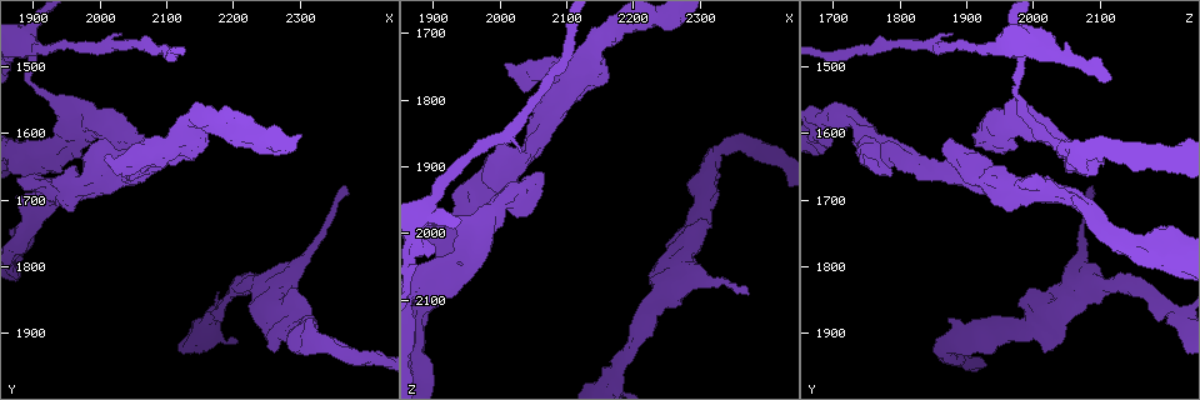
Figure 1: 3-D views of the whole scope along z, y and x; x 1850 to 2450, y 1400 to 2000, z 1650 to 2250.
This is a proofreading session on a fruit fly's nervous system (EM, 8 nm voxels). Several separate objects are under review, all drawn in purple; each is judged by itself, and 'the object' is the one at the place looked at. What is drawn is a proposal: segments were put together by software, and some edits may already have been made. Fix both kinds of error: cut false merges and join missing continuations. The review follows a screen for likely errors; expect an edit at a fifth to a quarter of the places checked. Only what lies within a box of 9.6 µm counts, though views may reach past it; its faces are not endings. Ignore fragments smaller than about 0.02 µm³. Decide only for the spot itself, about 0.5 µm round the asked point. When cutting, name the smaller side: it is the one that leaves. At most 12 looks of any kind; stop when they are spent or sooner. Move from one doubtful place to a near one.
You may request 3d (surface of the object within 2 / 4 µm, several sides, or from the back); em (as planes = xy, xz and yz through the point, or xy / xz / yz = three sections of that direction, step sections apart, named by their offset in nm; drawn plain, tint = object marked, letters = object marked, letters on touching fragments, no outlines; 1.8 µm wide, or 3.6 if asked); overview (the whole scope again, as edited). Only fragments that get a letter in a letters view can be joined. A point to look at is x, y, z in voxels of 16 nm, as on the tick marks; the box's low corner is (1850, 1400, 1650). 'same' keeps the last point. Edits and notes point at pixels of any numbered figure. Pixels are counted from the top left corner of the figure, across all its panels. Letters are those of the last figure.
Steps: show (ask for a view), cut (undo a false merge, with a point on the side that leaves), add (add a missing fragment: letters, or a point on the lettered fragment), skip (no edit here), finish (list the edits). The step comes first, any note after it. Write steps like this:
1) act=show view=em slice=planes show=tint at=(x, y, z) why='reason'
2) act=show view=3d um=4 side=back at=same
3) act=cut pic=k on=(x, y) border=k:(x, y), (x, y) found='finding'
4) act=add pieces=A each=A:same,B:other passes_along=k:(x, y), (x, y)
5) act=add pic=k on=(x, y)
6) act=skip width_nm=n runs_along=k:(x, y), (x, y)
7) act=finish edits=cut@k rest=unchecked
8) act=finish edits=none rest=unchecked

act=show view=3d um=4 at=(2285, 1835, 2005) why='an open end'

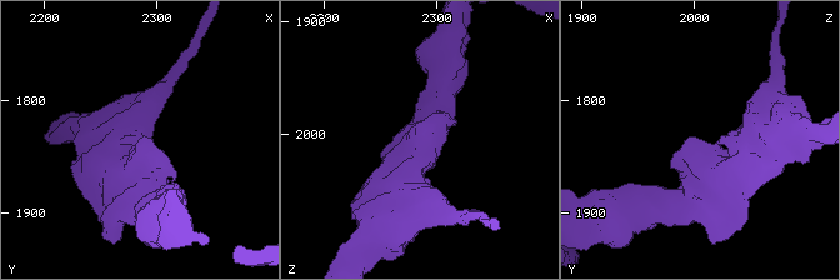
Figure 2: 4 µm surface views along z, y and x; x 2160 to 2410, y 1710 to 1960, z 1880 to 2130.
act=show view=em slice=yz step=8 show=tint at=(2286, 1836, 2004)

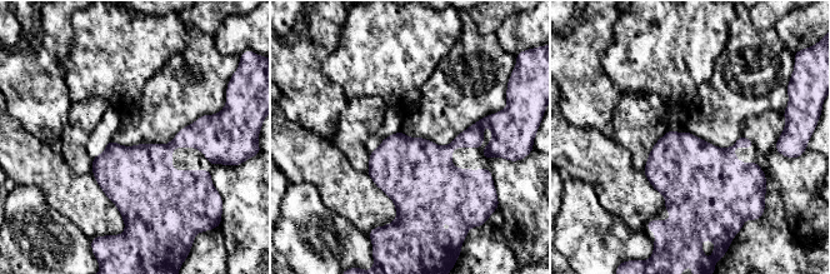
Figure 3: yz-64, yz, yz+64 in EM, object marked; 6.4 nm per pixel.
act=show view=em slice=planes show=letters at=same

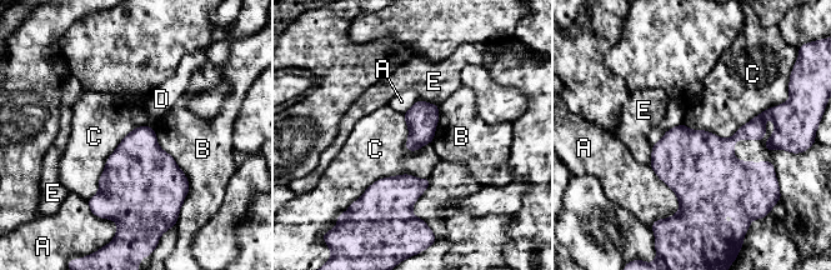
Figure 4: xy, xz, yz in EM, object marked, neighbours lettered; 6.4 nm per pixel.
act=skip each=A:other,B:other,C:other,D:other,E:other border=4:(775, 105), (729, 138), (684, 124) found='no lettered fragment goes on from it'

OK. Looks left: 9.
act=show view=em slice=planes show=letters at=(2365, 1680, 2090) why='long arm stops here'

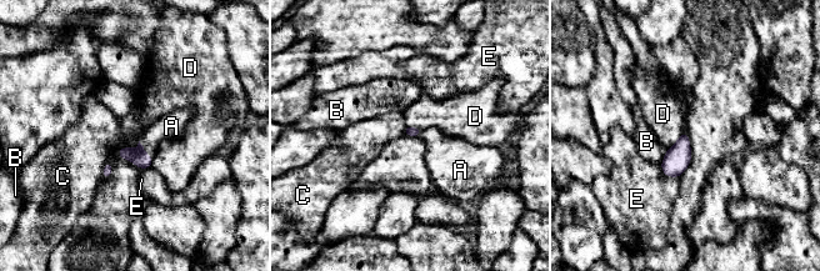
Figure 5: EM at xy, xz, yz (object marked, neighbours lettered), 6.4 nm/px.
act=add pieces=A each=A:same,B:other,C:other,D:other,E:other passes_along=5:(139, 157), (144, 150), (171, 126) found='the neuron continues'

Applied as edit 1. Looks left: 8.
act=show view=overview why='see it whole again'

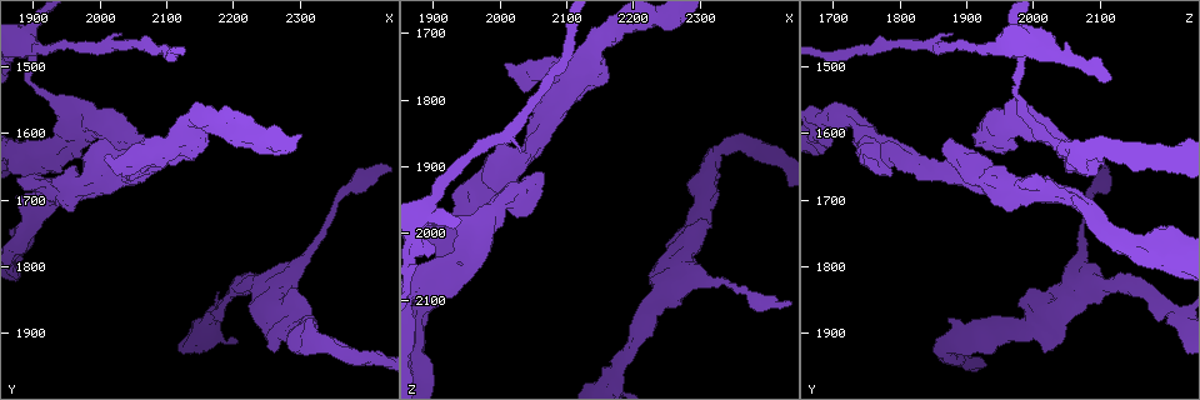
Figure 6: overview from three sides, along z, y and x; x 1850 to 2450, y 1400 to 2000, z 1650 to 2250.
act=show view=em slice=planes show=letters at=(2015, 1630, 1750) why='thick end'

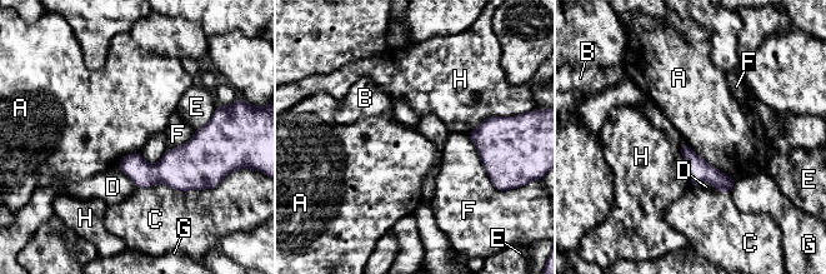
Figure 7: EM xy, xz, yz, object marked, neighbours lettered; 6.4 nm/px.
act=skip each=A:other,B:other,C:other,D:other,E:other,F:other,G:other,H:other border=7:(685, 142), (699, 155), (735, 180) found='no lettered fragment goes on from it'

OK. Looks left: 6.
act=show view=em slice=planes show=tint at=(2165, 1580, 1705) why='three arms meet'

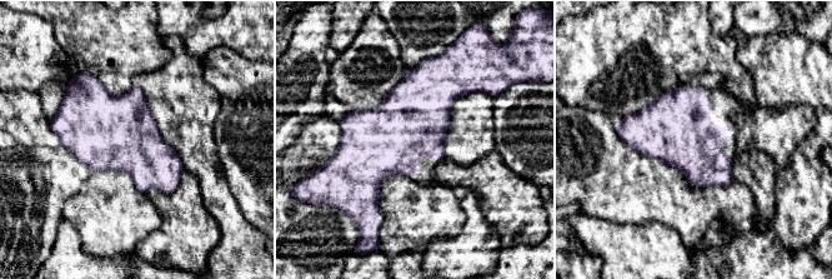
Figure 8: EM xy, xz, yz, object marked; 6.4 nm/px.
act=show view=em slice=planes show=letters at=same

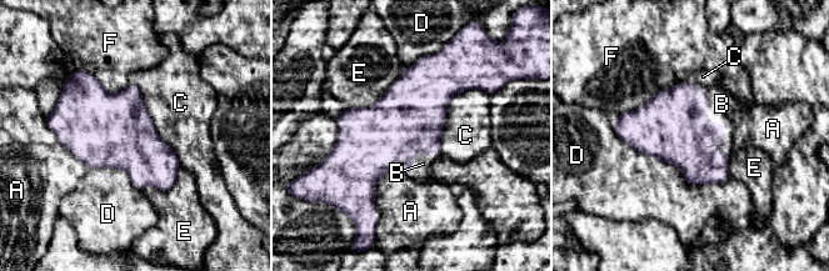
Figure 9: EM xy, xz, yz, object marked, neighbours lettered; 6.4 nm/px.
act=add pieces=B longest_contact=D:850nm each=A:other,B:same,C:other,D:other,E:other,F:other found='it goes on there'

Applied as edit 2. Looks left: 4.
act=show view=overview

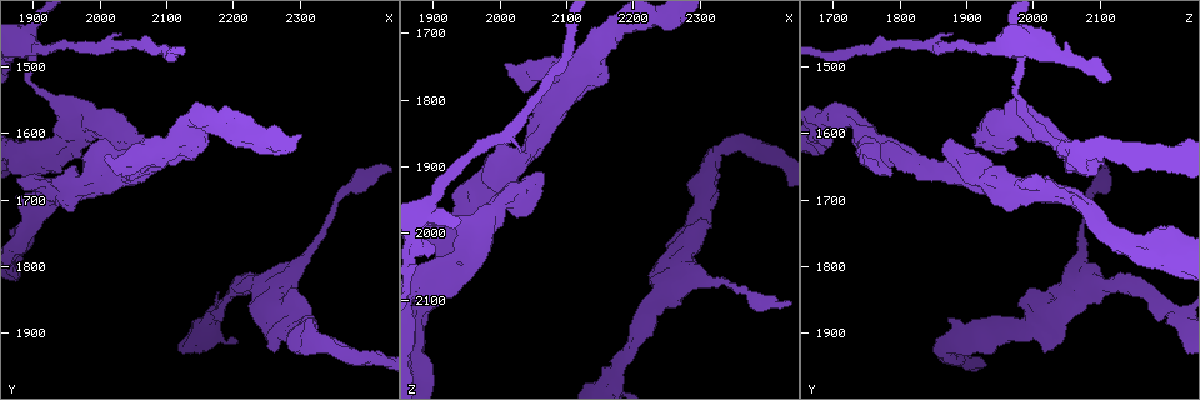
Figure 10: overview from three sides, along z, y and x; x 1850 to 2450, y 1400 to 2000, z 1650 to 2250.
act=show view=em um=3.6 slice=planes show=letters at=(1885, 1470, 1970) why='calibre changes'

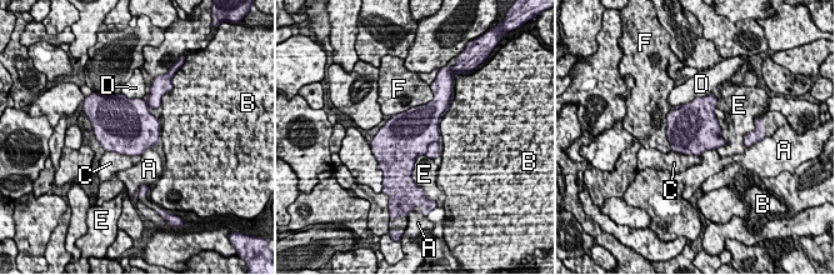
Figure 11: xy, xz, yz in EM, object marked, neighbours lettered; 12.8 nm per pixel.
act=cut pic=11 on=(414, 134) each=A:other,B:other,C:other,D:other,E:other,F:other border=11:(436, 140), (429, 145), (424, 154) found='two neurons meet here'

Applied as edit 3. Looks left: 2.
act=finish edits=add@5,add@9,cut@11 rest=unchecked

